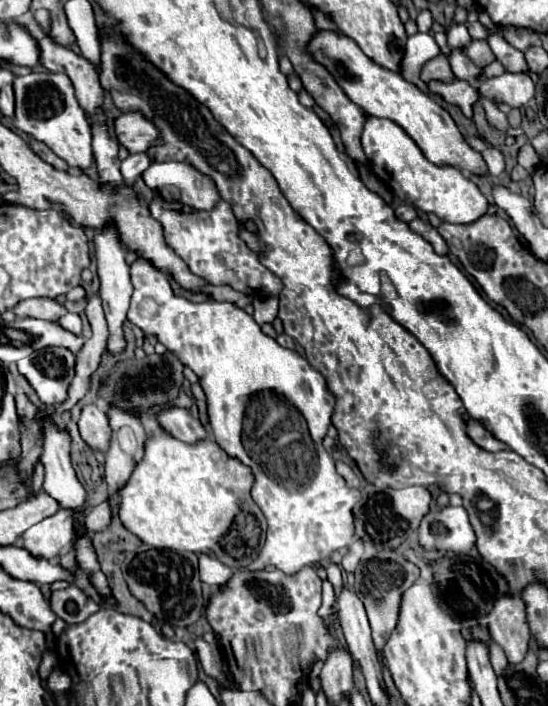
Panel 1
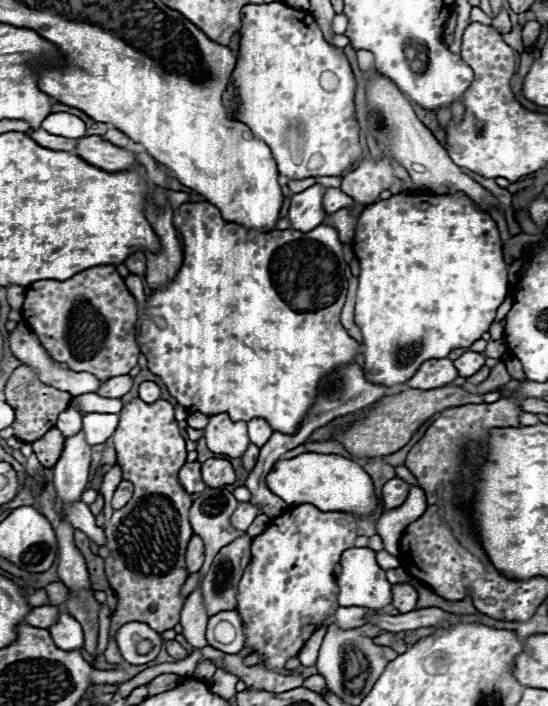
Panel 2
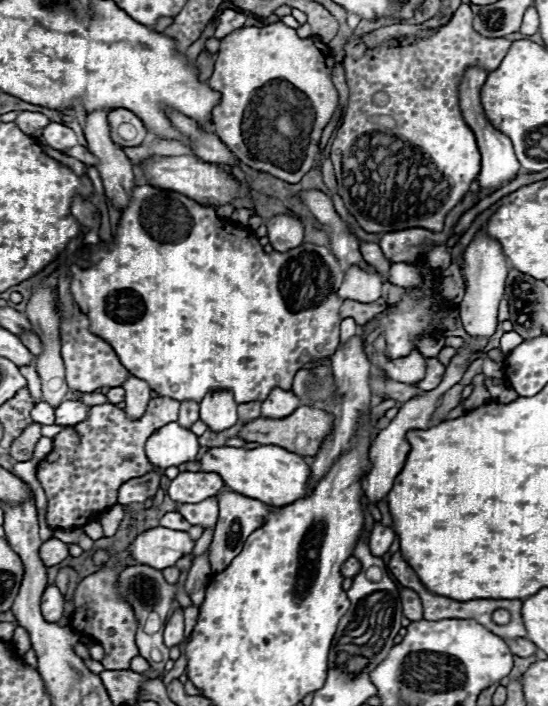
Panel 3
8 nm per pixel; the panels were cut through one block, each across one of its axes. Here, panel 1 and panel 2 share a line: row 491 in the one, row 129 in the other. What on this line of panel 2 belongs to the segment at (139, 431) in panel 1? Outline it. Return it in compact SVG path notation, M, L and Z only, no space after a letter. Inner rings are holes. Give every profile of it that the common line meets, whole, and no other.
M110 128L110 130L104 134L104 140L112 142L112 144L118 144L118 146L126 146L126 144L130 142L130 138L128 138L124 132L120 132L118 128Z

